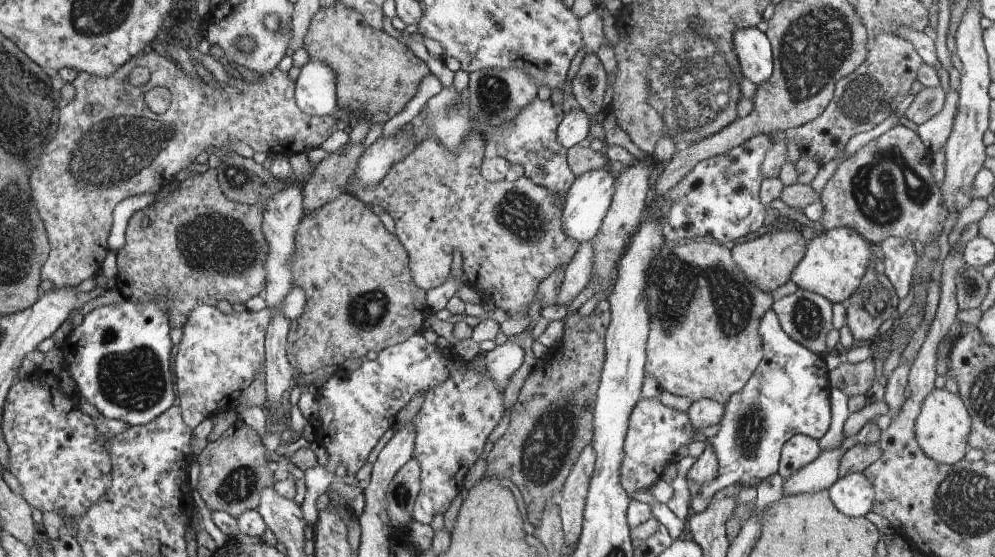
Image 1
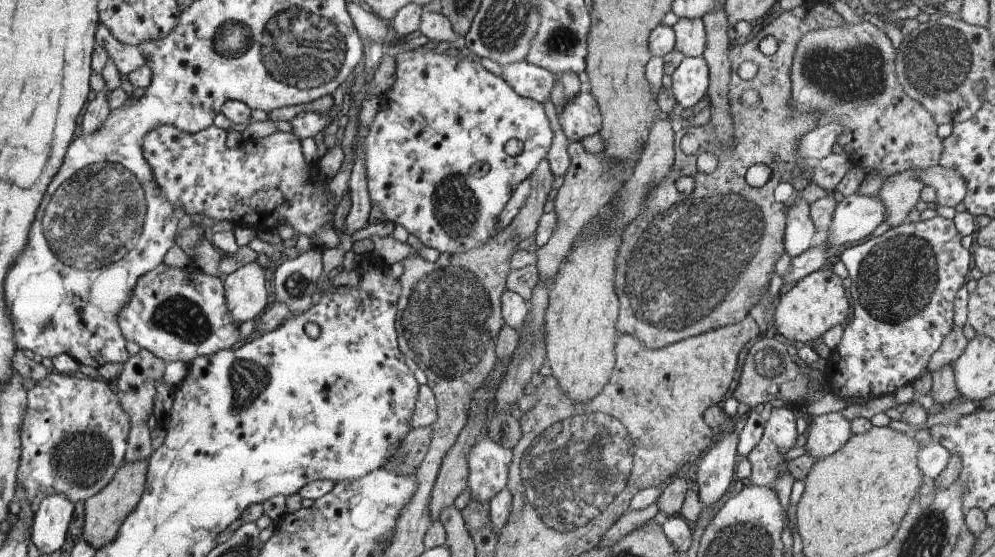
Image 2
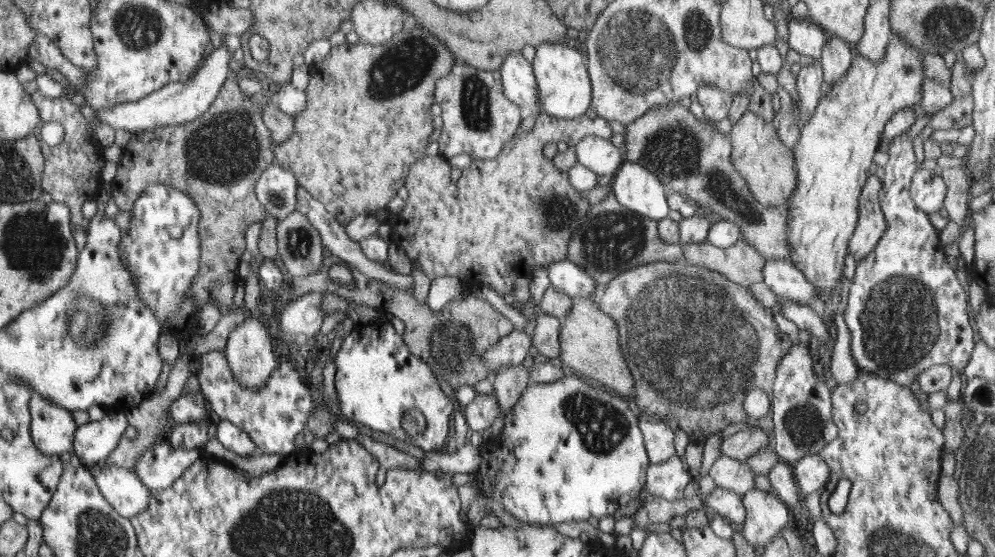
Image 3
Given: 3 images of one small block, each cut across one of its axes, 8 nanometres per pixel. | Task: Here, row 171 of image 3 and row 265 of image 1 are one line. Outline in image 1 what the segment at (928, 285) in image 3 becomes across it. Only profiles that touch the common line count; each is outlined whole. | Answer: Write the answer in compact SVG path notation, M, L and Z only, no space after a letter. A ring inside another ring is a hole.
M900 236L885 238L878 246L884 253L885 275L900 299L910 290L918 255L911 240Z

